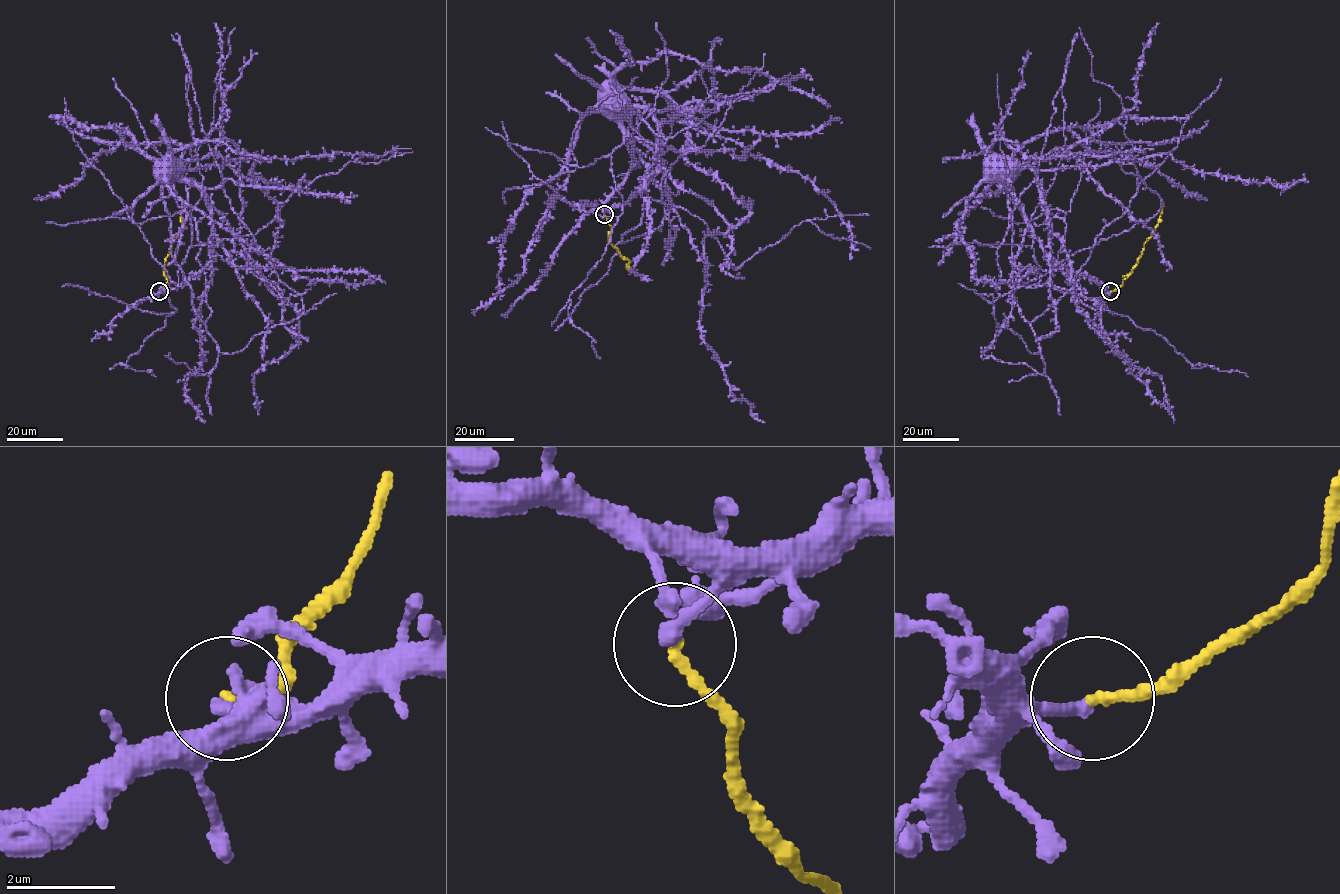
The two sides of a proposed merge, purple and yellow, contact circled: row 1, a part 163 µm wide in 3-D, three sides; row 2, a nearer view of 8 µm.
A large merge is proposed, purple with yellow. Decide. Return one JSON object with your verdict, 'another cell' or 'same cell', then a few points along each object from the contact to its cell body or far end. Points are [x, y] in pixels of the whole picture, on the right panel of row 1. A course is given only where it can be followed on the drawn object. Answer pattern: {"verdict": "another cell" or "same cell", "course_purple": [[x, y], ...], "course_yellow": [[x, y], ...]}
{"verdict": "another cell", "course_purple": [[1110, 291], [1060, 266], [1045, 252], [997, 163]], "course_yellow": [[1110, 291], [1122, 284], [1135, 266], [1144, 243], [1155, 228], [1164, 204]]}

